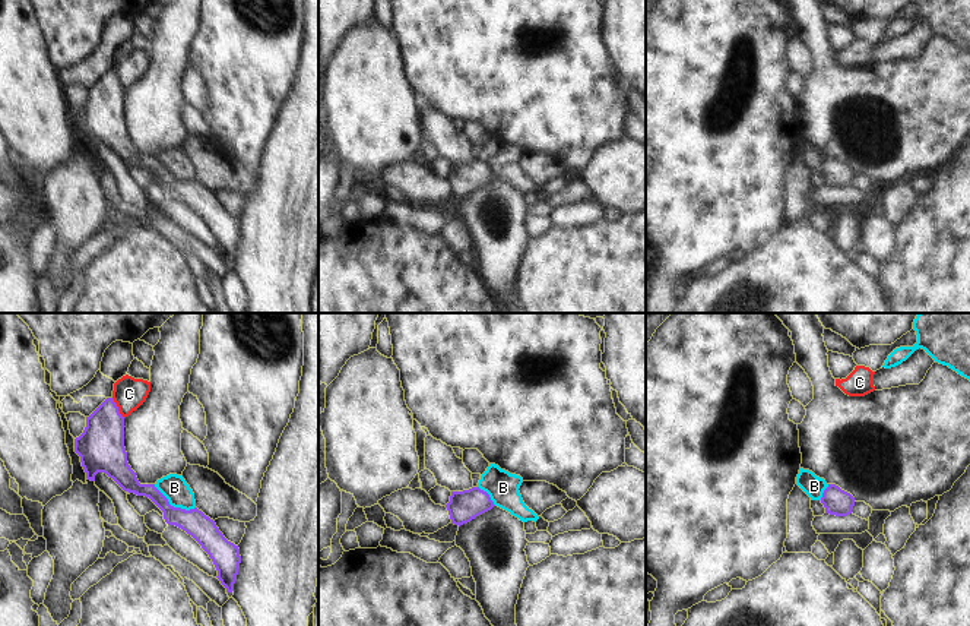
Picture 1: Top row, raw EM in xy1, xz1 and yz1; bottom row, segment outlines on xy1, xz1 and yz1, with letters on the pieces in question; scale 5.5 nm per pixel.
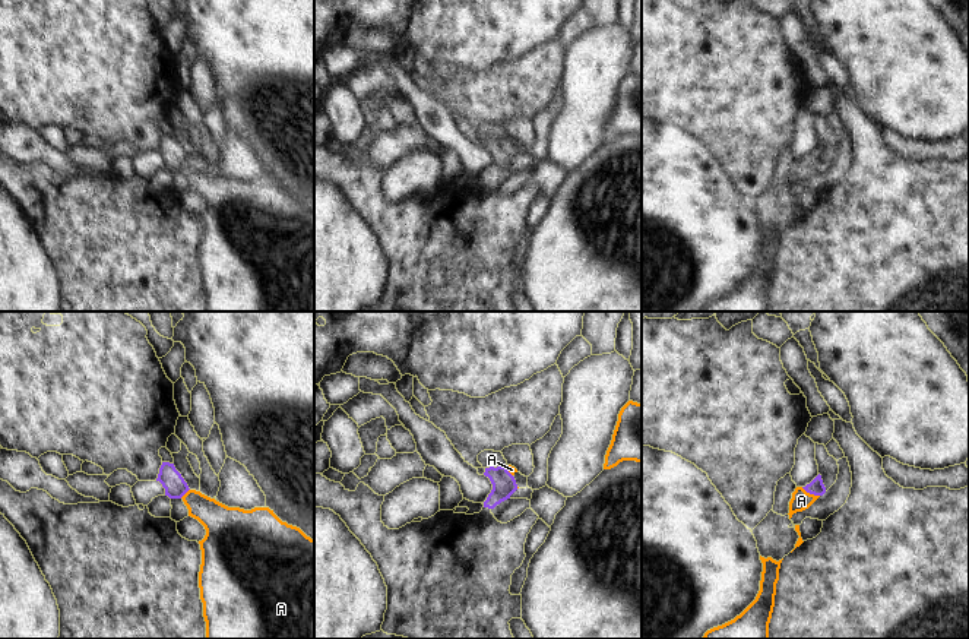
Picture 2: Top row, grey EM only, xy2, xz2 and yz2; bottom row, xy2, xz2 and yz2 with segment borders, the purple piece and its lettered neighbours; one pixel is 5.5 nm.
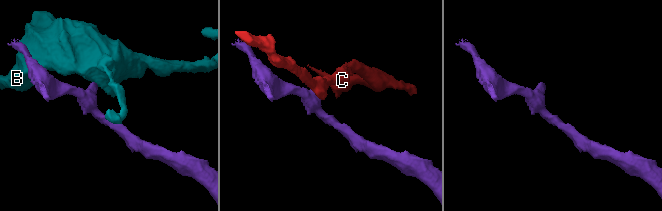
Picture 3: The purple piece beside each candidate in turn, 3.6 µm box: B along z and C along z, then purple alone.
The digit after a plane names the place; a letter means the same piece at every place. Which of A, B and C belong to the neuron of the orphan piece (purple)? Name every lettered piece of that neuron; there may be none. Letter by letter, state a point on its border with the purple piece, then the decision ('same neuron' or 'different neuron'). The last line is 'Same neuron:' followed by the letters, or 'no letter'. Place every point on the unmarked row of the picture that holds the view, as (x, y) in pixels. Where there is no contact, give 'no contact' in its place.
A: yz2 (810, 165) | same neuron
B: xy1 (173, 179) | different neuron
C: xy1 (117, 81) | different neuron
Same neuron: A

